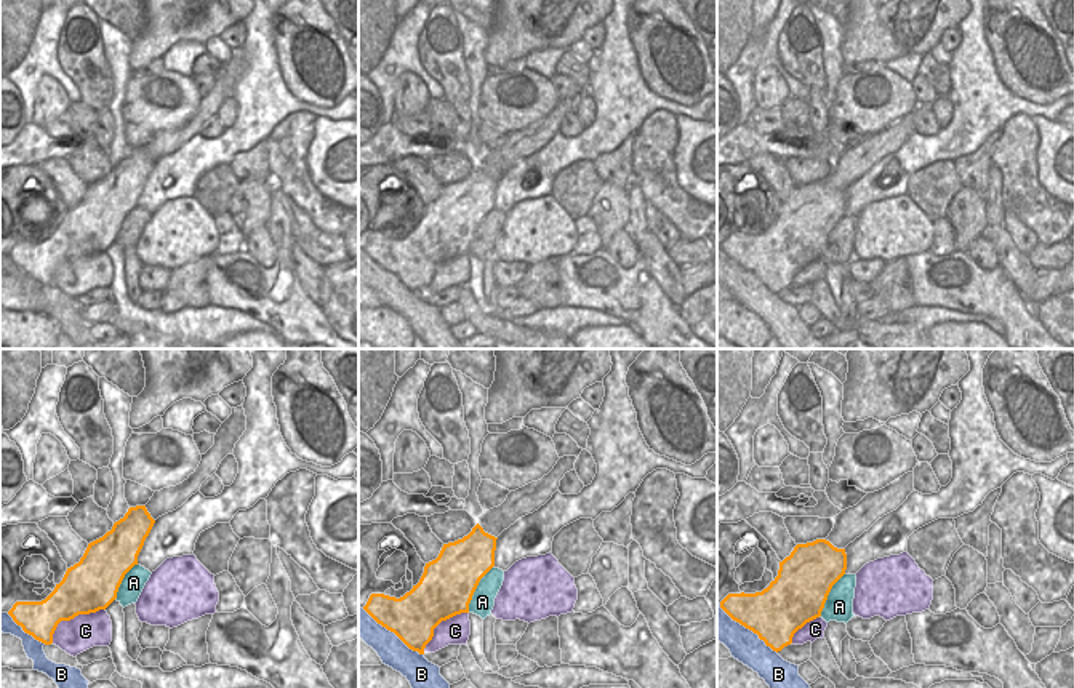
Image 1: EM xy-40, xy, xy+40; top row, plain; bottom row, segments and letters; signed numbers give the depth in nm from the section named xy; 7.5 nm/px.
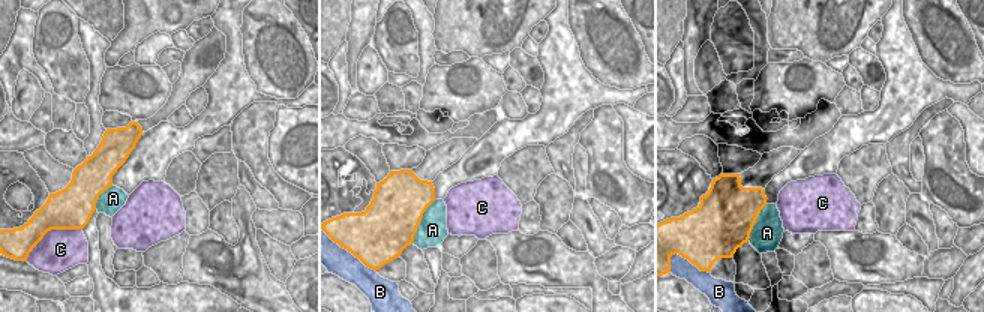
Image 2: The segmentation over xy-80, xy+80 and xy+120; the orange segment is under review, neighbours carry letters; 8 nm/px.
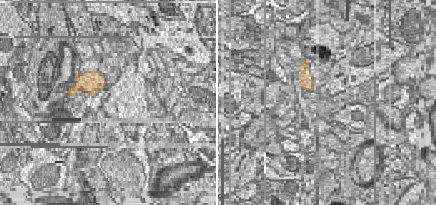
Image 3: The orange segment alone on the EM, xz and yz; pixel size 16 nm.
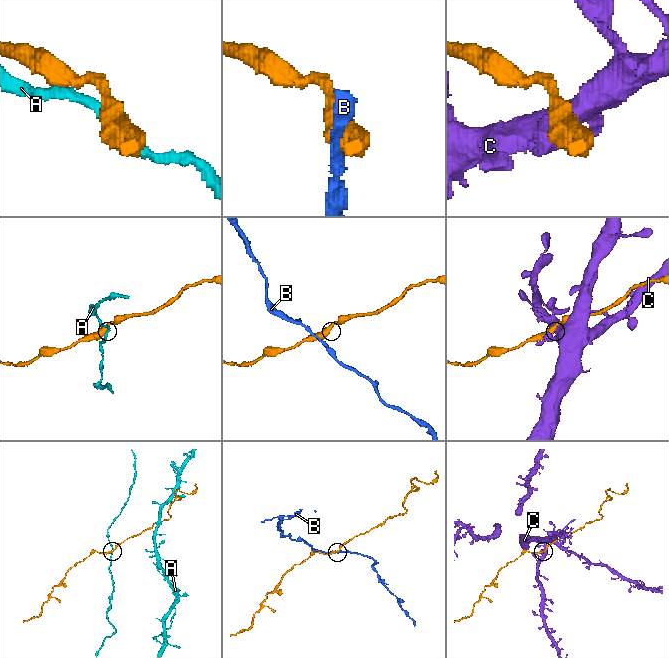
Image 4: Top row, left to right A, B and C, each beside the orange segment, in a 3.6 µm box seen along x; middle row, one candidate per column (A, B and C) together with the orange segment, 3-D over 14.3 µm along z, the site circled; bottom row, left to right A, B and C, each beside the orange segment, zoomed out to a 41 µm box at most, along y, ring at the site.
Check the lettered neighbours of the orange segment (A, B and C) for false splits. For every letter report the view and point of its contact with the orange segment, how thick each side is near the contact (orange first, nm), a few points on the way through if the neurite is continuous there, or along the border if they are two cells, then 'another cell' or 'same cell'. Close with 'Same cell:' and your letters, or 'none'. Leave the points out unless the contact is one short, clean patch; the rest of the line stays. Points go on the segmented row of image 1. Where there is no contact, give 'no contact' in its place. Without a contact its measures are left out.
A: contact xy (476, 588); calibres 420 and 170 nm; another cell
B: contact xy+40 (748, 628); calibres 400 and 240 nm; another cell
C: contact xy-40 (72, 618); calibres 380 and 260 nm; another cell
Same cell: none

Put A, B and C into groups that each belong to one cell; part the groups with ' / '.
A / B / C

